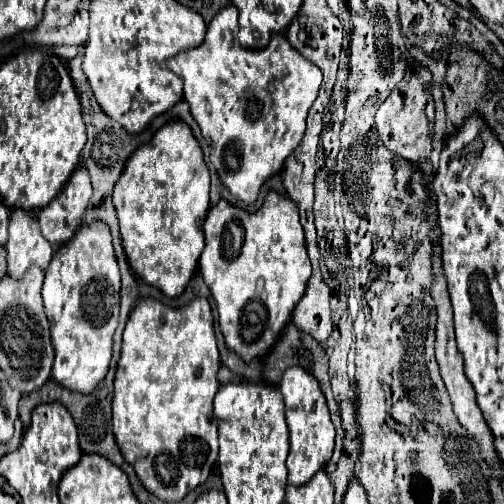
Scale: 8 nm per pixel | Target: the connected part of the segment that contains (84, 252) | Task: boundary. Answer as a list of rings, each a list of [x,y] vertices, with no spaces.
[[[96,220],[96,224],[80,226],[76,230],[76,236],[72,236],[72,240],[68,240],[68,244],[64,244],[54,254],[50,266],[46,268],[42,298],[50,322],[52,346],[56,352],[52,378],[58,384],[64,384],[66,388],[72,388],[76,392],[84,392],[84,394],[92,392],[108,372],[110,358],[112,358],[112,336],[118,326],[118,310],[120,310],[120,270],[114,256],[108,224]]]

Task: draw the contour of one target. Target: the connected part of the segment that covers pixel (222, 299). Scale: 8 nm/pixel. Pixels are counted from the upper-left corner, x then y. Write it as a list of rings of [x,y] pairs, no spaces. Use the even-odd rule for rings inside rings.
[[[274,190],[266,194],[256,212],[220,200],[206,216],[204,234],[206,248],[200,256],[200,272],[216,300],[220,330],[226,346],[250,362],[274,344],[312,274],[298,208]]]

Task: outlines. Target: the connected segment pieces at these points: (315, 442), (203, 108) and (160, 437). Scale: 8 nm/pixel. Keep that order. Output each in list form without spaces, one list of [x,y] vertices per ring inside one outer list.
[[[300,366],[288,368],[280,380],[280,392],[284,394],[286,420],[288,420],[288,428],[290,428],[290,454],[286,460],[288,484],[302,486],[330,460],[330,456],[334,452],[336,430],[330,420],[330,410],[326,406],[326,398],[320,390],[318,380],[312,376],[312,372],[308,372],[306,368],[300,368]]]
[[[234,4],[224,6],[208,24],[206,38],[200,46],[184,50],[170,58],[166,66],[184,80],[184,98],[190,104],[190,112],[198,122],[202,136],[212,142],[210,144],[210,160],[230,192],[246,204],[254,204],[262,182],[276,174],[288,154],[300,144],[306,114],[312,102],[318,96],[318,88],[322,82],[322,72],[316,64],[306,60],[296,48],[290,46],[284,34],[272,34],[268,48],[244,48],[238,42],[238,12]]]
[[[146,296],[146,298],[140,298],[138,304],[134,306],[134,310],[130,312],[130,318],[126,322],[126,328],[124,328],[124,336],[122,336],[122,356],[120,356],[120,362],[118,362],[118,368],[116,368],[116,380],[114,380],[114,398],[112,398],[112,426],[114,426],[114,436],[116,436],[116,442],[120,444],[120,450],[126,458],[126,462],[130,462],[140,478],[140,482],[146,486],[148,492],[154,492],[156,496],[160,496],[162,500],[182,500],[190,490],[194,490],[196,486],[200,486],[210,470],[214,468],[214,462],[218,458],[218,420],[214,416],[214,396],[218,392],[218,380],[216,380],[216,374],[218,374],[218,368],[220,368],[220,354],[218,354],[218,348],[216,348],[216,334],[214,334],[214,318],[212,318],[212,312],[210,312],[210,302],[206,298],[194,298],[190,304],[182,306],[182,308],[170,308],[166,304],[162,304],[160,300],[152,298],[152,296]]]

